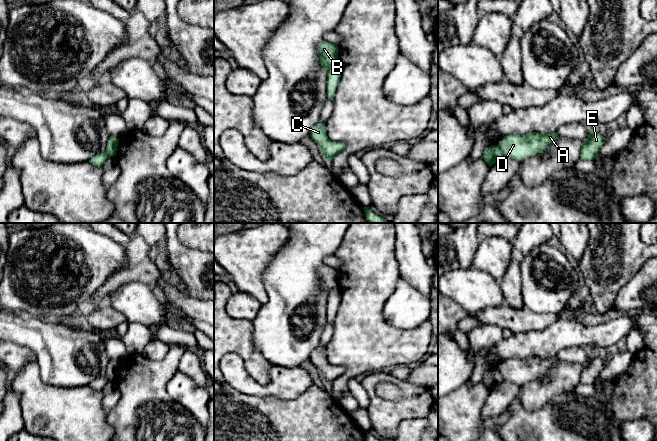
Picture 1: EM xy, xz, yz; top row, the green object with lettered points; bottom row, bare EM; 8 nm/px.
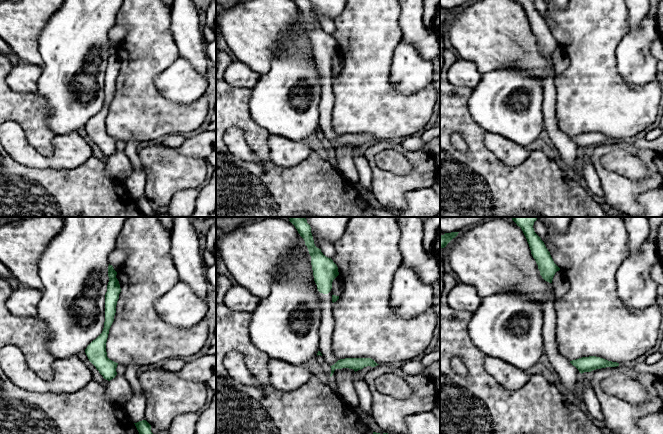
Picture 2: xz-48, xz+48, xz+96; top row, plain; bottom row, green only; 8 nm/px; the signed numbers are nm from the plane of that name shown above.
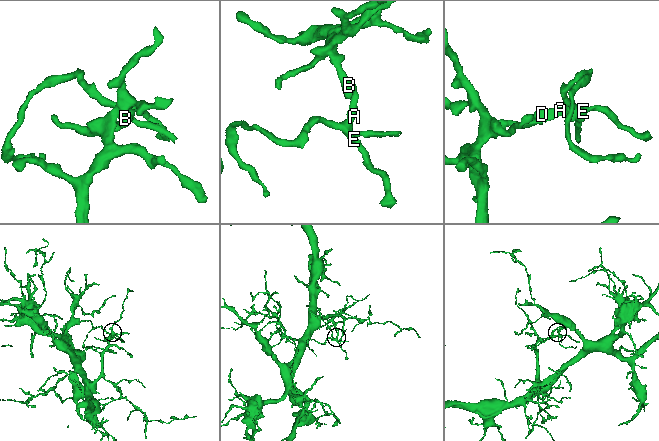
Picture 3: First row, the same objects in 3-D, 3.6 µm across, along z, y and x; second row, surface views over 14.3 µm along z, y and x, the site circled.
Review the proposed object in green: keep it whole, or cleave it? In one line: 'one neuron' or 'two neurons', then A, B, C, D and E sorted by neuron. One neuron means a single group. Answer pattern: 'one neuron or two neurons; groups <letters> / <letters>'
two neurons; groups A C D E / B

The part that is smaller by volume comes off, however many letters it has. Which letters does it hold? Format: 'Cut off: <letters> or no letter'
Cut off: A, C, D, E

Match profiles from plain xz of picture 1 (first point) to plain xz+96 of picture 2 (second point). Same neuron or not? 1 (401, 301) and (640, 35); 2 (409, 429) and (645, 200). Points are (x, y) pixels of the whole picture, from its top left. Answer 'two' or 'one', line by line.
1: one
2: one

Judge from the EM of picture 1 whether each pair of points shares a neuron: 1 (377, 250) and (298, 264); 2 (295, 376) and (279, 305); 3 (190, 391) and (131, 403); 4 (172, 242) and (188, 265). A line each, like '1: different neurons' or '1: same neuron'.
1: different neurons
2: different neurons
3: different neurons
4: same neuron

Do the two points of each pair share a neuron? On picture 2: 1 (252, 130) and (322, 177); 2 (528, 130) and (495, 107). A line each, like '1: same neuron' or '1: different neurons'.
1: same neuron
2: same neuron

